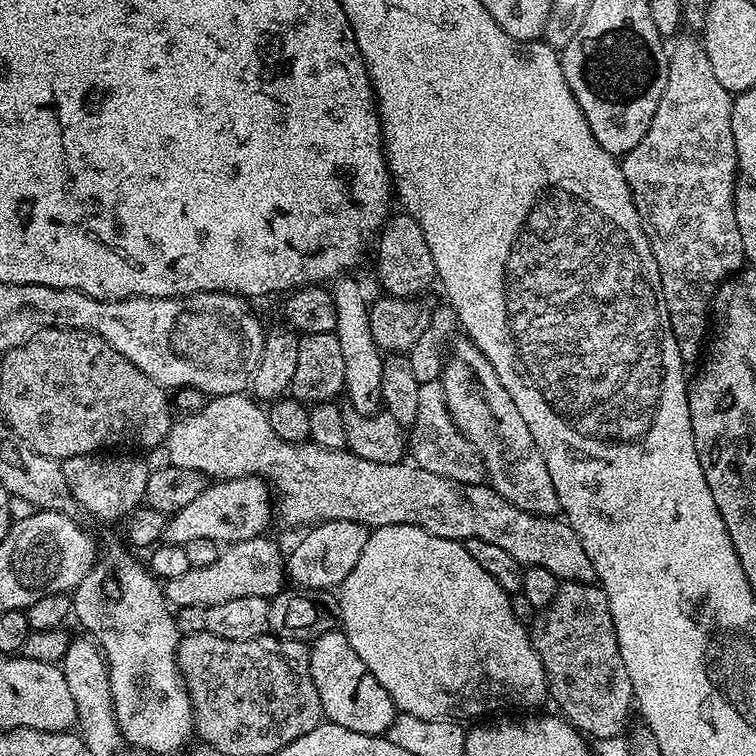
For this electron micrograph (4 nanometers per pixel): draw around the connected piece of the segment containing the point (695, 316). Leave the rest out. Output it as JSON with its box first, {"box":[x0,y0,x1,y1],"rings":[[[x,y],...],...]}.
{"box":[622,40,746,362],"rings":[[[679,40],[670,48],[666,90],[662,90],[662,102],[658,102],[658,110],[654,110],[650,130],[646,130],[646,138],[642,138],[634,150],[623,156],[622,167],[626,186],[630,186],[632,201],[642,222],[642,230],[658,262],[662,294],[666,298],[666,310],[674,330],[674,342],[678,342],[678,354],[684,361],[692,362],[699,356],[701,359],[710,336],[712,299],[720,285],[729,276],[741,271],[746,261],[734,216],[735,190],[738,185],[732,129],[734,96],[724,89],[722,82],[718,82],[718,77],[710,67],[710,58],[706,58],[703,43]]]}

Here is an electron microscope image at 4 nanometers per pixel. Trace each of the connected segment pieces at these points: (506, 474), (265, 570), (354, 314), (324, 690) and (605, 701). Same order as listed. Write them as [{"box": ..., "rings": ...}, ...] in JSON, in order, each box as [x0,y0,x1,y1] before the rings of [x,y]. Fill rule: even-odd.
[{"box":[439,338,560,517],"rings":[[[467,338],[458,340],[451,345],[439,378],[454,426],[458,426],[458,430],[475,446],[477,454],[484,460],[487,483],[497,494],[506,498],[506,502],[518,506],[518,510],[526,510],[535,516],[555,517],[560,512],[558,494],[554,490],[554,482],[550,482],[550,470],[546,470],[546,462],[538,446],[534,446],[530,429],[526,426],[526,422],[522,422],[522,414],[518,414],[518,406],[510,402],[510,394],[506,394],[506,386],[498,382],[498,374],[494,374],[494,366],[490,366],[490,362],[480,353],[478,346],[474,346]]]},{"box":[163,535,286,610],"rings":[[[267,535],[255,536],[246,542],[229,544],[210,566],[186,570],[182,578],[174,578],[163,585],[164,598],[173,609],[198,606],[205,610],[234,598],[277,596],[286,584],[286,556]]]},{"box":[330,274,385,415],"rings":[[[345,274],[336,277],[332,282],[330,291],[335,298],[336,337],[342,351],[342,360],[345,363],[346,378],[344,379],[345,395],[348,396],[351,407],[361,413],[373,415],[381,405],[380,388],[382,378],[382,366],[385,359],[373,342],[369,324],[369,303],[362,296],[359,284]]]},{"box":[308,631,398,736],"rings":[[[343,631],[327,632],[311,641],[308,649],[310,658],[310,678],[314,678],[314,690],[318,690],[318,698],[322,698],[324,720],[330,724],[346,726],[346,730],[354,730],[367,736],[383,736],[398,715],[394,702],[386,690],[366,670],[366,662],[354,654],[354,646],[344,636]]]},{"box":[530,580,634,741],"rings":[[[573,580],[563,581],[558,594],[554,594],[554,602],[550,602],[550,606],[539,609],[533,615],[530,621],[530,635],[548,679],[551,703],[560,704],[563,718],[585,737],[592,740],[594,738],[593,741],[617,739],[629,727],[628,715],[634,712],[634,697],[630,674],[626,674],[626,666],[622,662],[614,630],[614,618],[610,614],[604,589],[595,583],[579,584]]]}]

